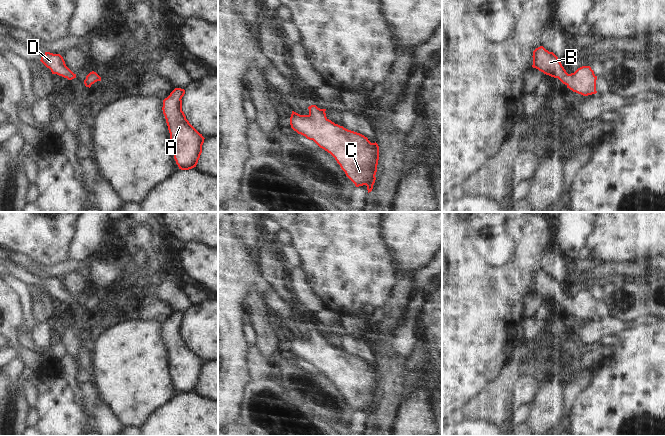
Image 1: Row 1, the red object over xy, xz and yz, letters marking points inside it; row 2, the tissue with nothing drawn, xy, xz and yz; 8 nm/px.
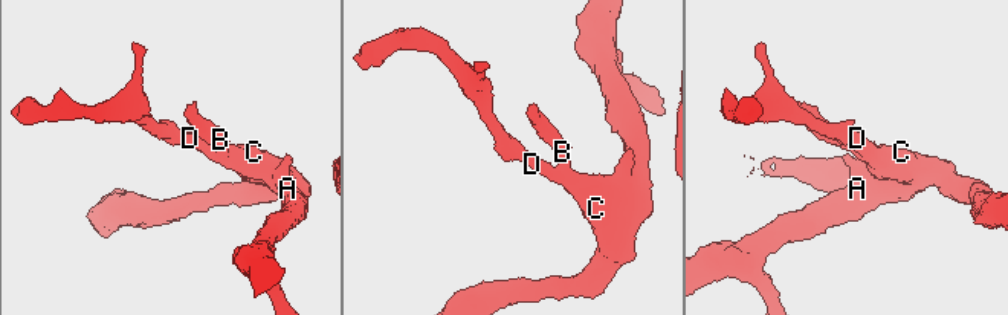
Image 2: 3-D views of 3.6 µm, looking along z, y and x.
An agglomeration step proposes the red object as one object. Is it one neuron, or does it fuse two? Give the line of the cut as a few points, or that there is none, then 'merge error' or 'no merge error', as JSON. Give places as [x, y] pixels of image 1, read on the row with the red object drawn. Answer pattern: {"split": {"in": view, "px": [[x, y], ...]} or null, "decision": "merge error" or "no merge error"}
{"split": null, "decision": "no merge error"}

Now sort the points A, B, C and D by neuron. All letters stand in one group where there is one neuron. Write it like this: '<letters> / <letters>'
A B C D

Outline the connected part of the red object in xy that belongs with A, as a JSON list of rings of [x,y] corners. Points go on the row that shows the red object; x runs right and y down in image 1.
[[[175,88],[163,100],[163,114],[170,133],[170,147],[179,169],[196,167],[202,153],[204,137],[186,119],[182,111],[182,97],[185,90]]]

